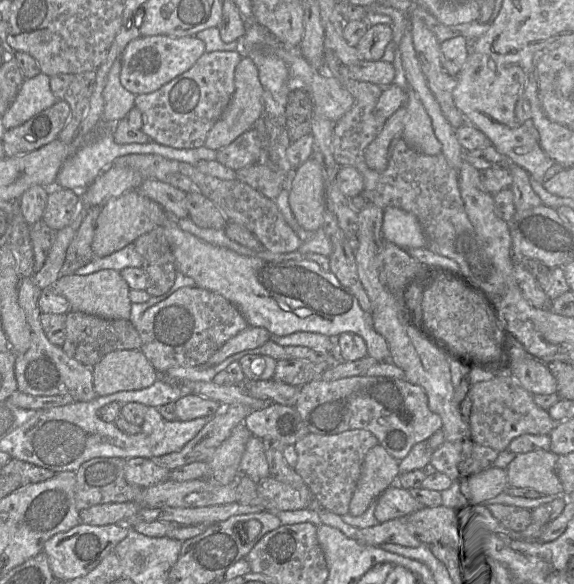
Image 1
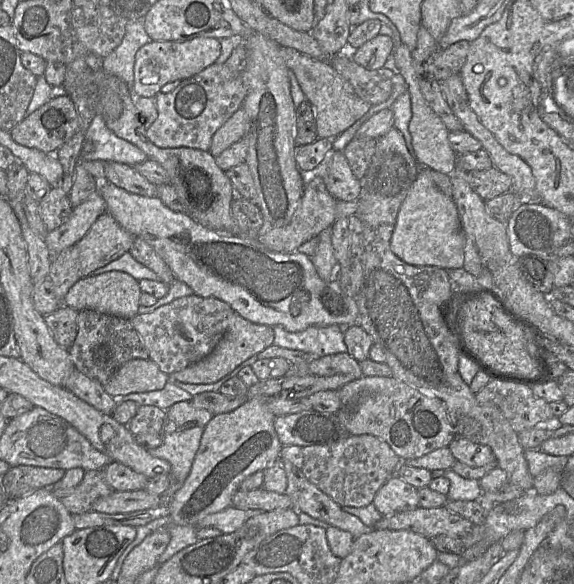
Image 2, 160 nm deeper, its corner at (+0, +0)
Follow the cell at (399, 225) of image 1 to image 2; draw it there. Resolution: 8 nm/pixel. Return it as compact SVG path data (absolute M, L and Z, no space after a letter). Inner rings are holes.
M429 167L420 169L397 215L390 247L402 261L414 266L435 266L445 269L463 268L466 235L457 205L431 180Z

